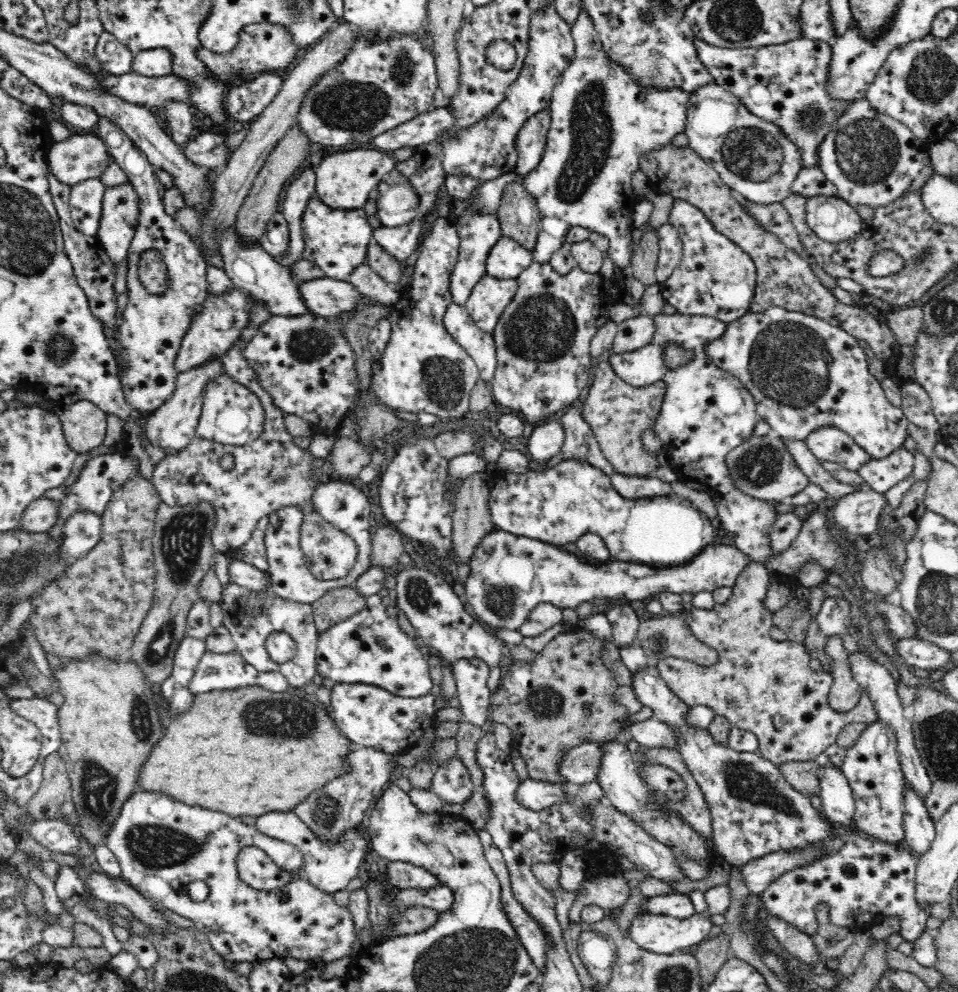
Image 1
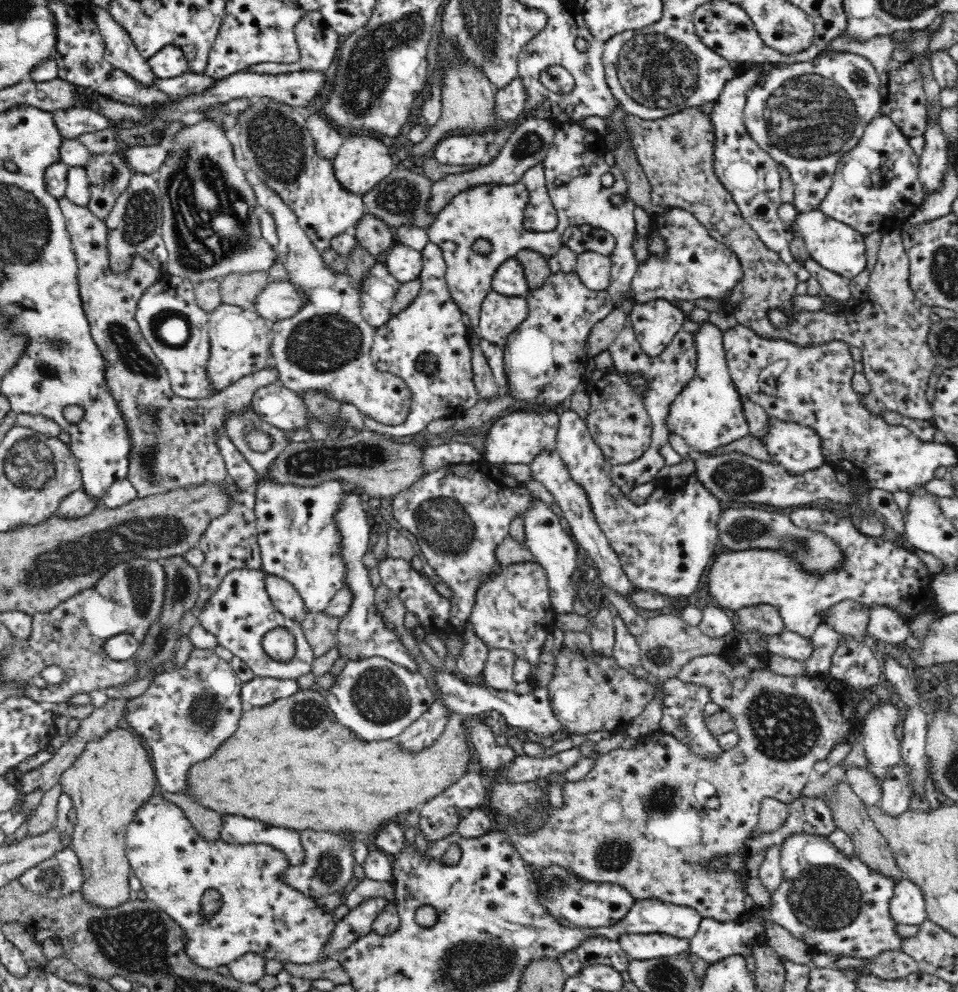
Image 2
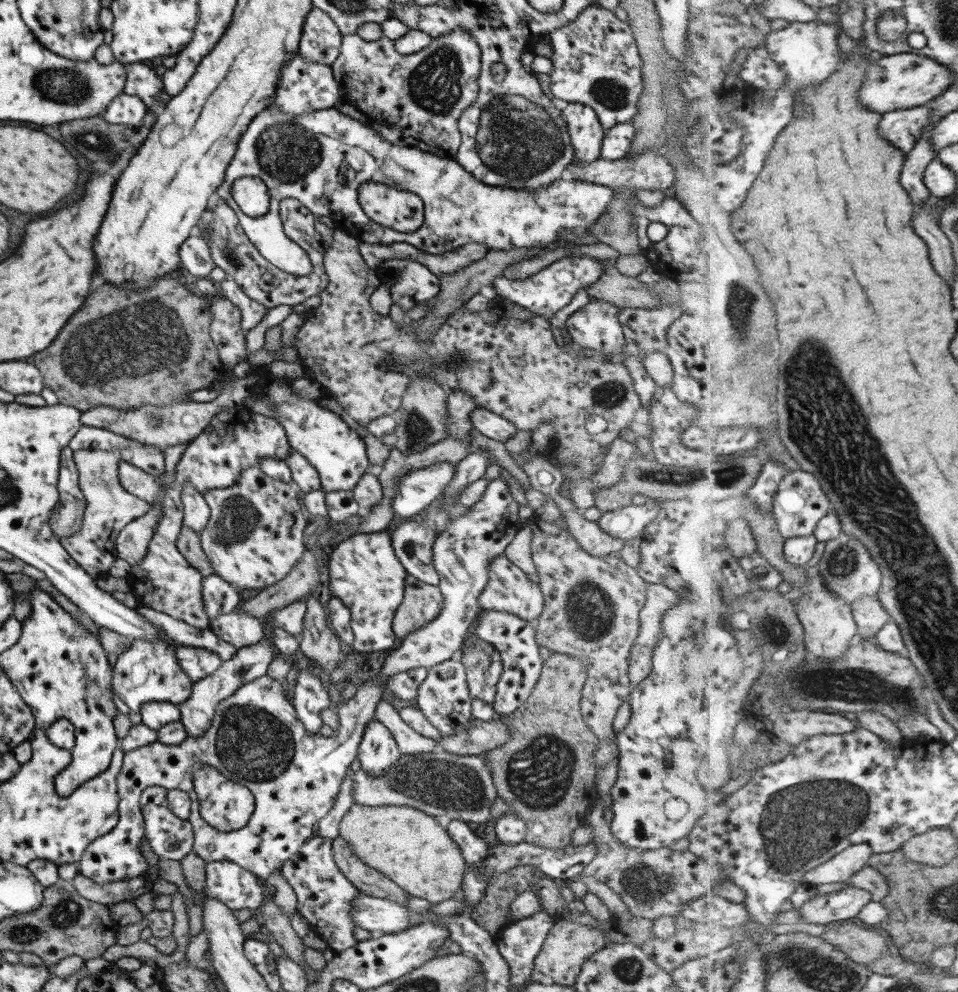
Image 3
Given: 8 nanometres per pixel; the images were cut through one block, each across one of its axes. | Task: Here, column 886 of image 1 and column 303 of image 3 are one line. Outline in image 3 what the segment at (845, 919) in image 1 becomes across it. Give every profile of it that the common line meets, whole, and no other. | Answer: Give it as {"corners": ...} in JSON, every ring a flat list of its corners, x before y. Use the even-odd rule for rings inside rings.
{"corners":[[317,834,307,839,299,847,299,850,295,854,292,854,280,866,280,873,281,876,284,876,286,883,289,884,296,896,296,912,308,922,310,930,315,933,315,935,318,935,322,941,325,941,328,949,336,954,347,950,347,948,357,943,353,938,352,930,354,924,352,916,348,913,348,908,353,899,365,894,357,890,343,874,341,874,339,868,337,868,333,860,331,841,332,839,321,838,321,836]]}

